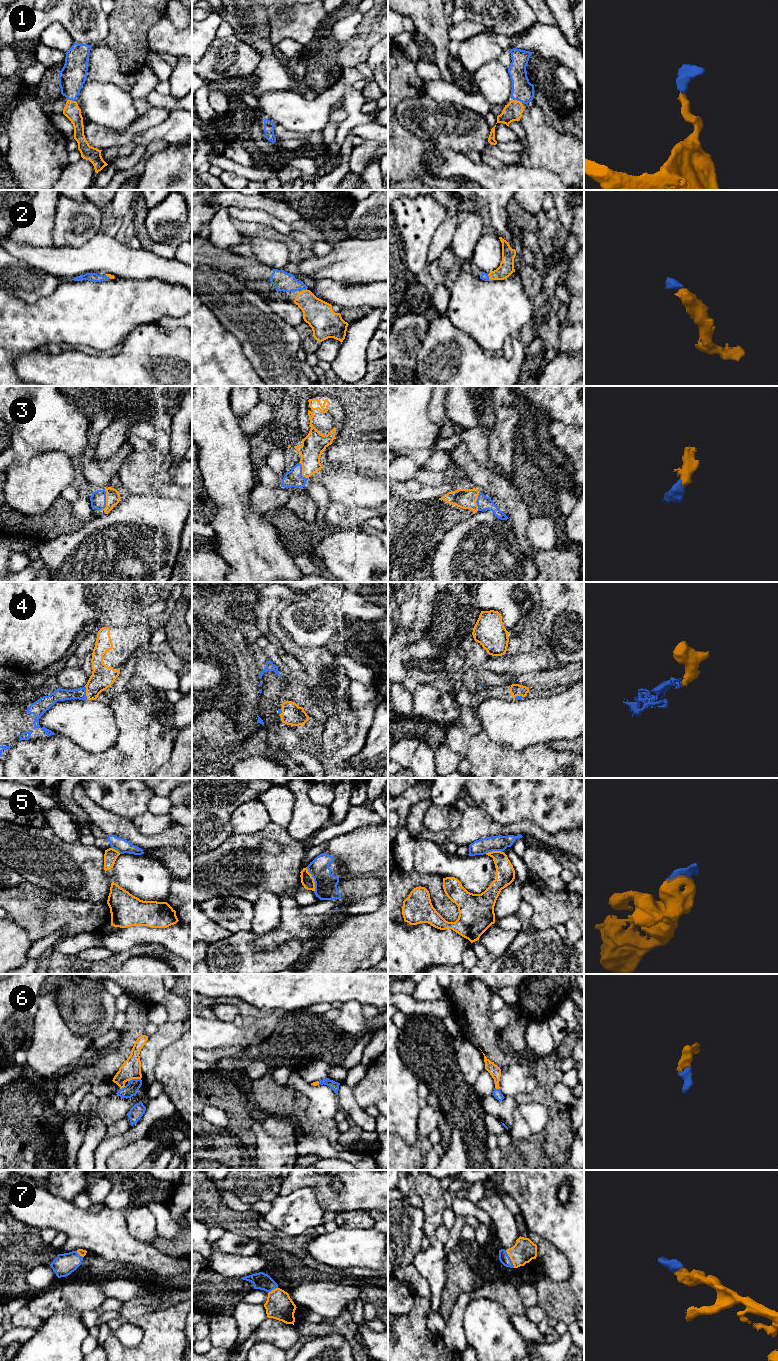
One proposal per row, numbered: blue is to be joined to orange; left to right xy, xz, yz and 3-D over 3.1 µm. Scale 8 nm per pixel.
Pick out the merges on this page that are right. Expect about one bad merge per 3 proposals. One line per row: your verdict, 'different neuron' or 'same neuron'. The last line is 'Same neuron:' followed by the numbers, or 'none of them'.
1: same neuron
2: same neuron
3: same neuron
4: same neuron
5: different neuron
6: same neuron
7: same neuron
Same neuron: 1, 2, 3, 4, 6, 7

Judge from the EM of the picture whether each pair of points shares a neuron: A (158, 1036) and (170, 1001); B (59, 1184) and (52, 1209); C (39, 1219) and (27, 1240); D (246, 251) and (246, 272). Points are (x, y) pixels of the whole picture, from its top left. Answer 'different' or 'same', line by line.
A: same
B: different
C: different
D: different

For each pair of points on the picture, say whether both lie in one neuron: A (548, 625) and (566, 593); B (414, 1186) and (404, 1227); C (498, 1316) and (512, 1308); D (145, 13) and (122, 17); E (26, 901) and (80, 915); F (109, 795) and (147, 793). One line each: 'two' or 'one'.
A: one
B: two
C: two
D: one
E: one
F: one

